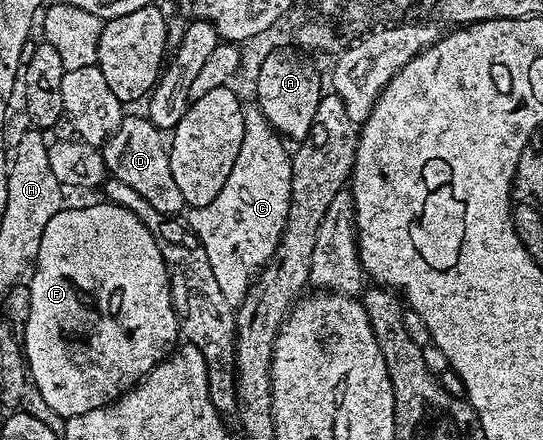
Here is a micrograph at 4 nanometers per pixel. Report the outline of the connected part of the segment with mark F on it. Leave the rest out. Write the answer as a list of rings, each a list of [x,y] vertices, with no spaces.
[[[100,200],[96,206],[79,206],[76,210],[64,208],[45,224],[45,236],[41,236],[39,256],[33,263],[33,273],[30,275],[31,303],[29,304],[29,320],[21,327],[22,347],[26,353],[26,367],[34,389],[63,419],[77,416],[81,412],[89,412],[93,408],[106,406],[108,402],[117,401],[127,393],[132,386],[139,385],[153,367],[159,365],[176,349],[180,341],[179,318],[175,307],[171,305],[171,283],[167,276],[167,263],[164,262],[155,237],[145,228],[145,224],[136,214],[113,203]]]

